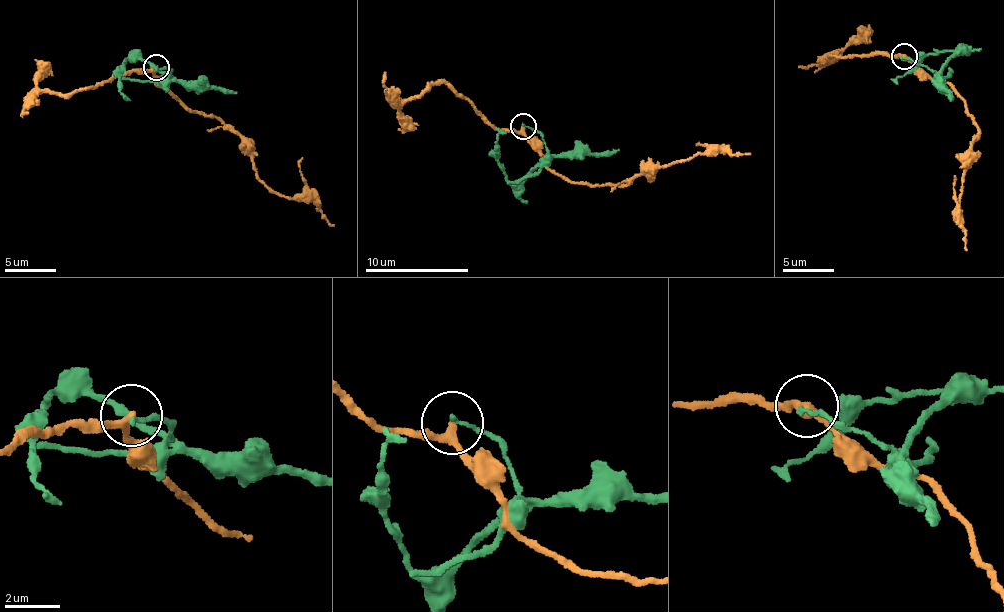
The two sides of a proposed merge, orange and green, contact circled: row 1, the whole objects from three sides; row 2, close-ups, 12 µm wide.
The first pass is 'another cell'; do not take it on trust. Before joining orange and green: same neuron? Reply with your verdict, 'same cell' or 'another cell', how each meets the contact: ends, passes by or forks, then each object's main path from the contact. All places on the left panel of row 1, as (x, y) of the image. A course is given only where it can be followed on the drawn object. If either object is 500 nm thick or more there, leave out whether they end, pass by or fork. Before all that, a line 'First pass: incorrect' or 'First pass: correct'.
First pass: correct
another cell | orange passes by | green ends | orange via (156, 67), (154, 74), (161, 85), (243, 140), (252, 168), (275, 192), (306, 196), (334, 226) | green via (156, 67), (166, 67), (171, 73), (168, 75), (142, 60), (128, 60), (121, 70), (123, 98)

